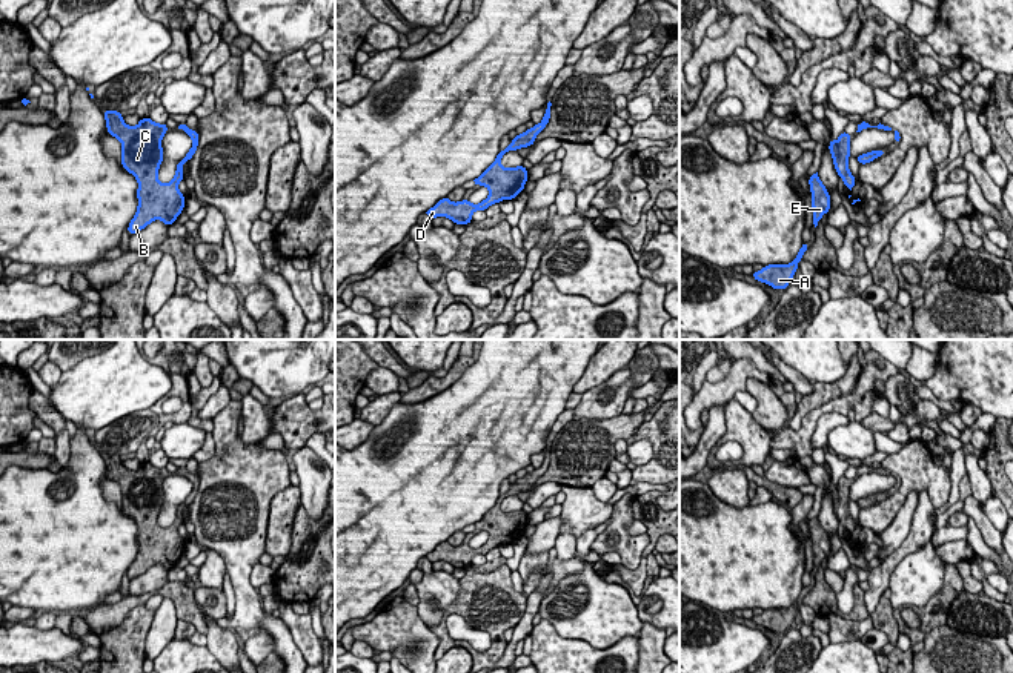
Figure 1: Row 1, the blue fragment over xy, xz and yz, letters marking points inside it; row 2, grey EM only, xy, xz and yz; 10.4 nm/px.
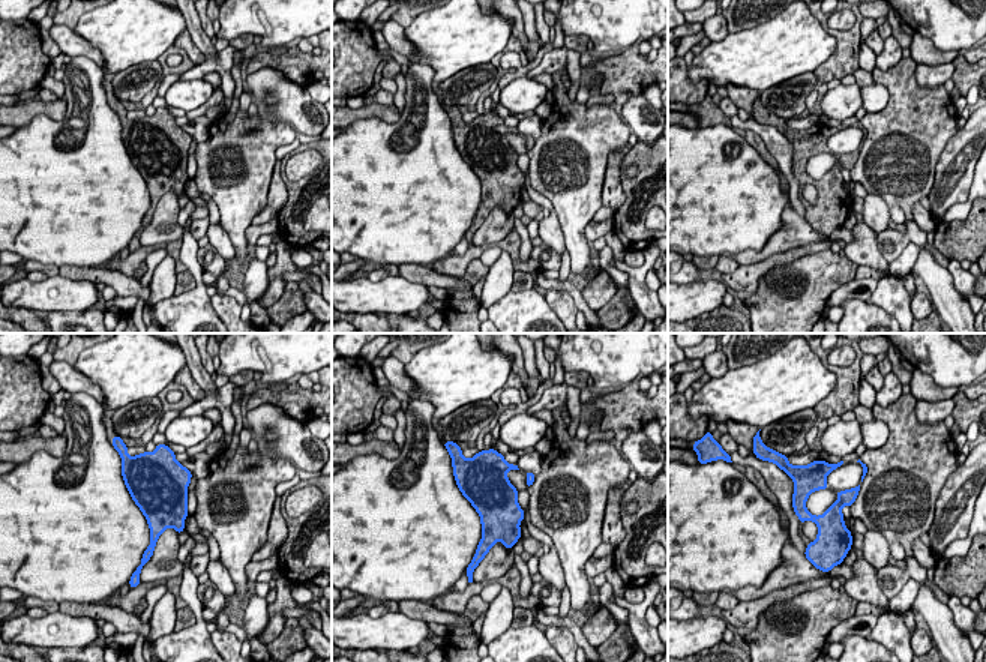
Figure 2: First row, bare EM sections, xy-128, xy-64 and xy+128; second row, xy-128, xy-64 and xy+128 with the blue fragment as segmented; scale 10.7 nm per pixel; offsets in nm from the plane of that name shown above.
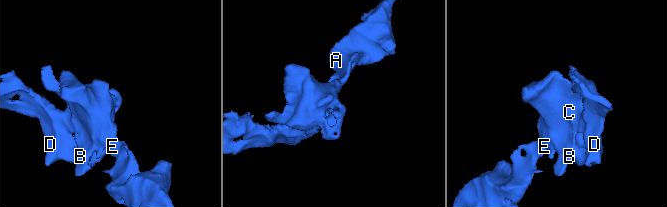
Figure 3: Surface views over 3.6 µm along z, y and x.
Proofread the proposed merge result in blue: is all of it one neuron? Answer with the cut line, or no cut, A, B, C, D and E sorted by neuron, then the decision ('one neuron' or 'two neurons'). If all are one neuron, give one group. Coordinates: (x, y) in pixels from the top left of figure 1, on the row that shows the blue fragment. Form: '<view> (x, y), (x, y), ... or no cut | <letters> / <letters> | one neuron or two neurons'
no cut | A B C D E | one neuron

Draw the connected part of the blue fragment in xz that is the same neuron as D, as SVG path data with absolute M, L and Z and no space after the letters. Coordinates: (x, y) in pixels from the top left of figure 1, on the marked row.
M549 101L541 123L523 134L518 134L504 151L500 149L495 161L478 178L473 180L475 184L486 186L489 189L486 200L478 204L472 204L469 200L453 203L444 197L426 214L432 220L437 217L447 217L455 224L466 226L472 223L472 214L475 211L486 211L489 206L501 203L504 198L513 200L518 194L521 194L529 178L527 169L523 164L506 169L501 166L501 158L506 152L518 151L520 148L527 148L535 143L536 135L547 126L550 120L550 106L552 103Z

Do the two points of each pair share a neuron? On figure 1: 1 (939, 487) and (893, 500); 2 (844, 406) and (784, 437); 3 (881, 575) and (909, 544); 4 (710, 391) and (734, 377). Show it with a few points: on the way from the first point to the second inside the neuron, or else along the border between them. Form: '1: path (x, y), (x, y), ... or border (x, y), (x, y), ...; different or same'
1: path (929, 484), (910, 484), (904, 490); same
2: path (829, 407), (820, 411), (800, 434); same
3: path (887, 567), (901, 552); same
4: path (717, 391), (727, 383); same

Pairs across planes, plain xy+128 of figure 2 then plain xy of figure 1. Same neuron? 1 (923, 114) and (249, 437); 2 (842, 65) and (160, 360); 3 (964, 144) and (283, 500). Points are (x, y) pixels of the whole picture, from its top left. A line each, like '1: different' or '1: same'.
1: different
2: same
3: same

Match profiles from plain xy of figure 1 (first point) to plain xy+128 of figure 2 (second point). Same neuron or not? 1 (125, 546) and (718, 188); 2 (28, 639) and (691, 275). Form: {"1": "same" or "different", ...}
{"1": "same", "2": "different"}

